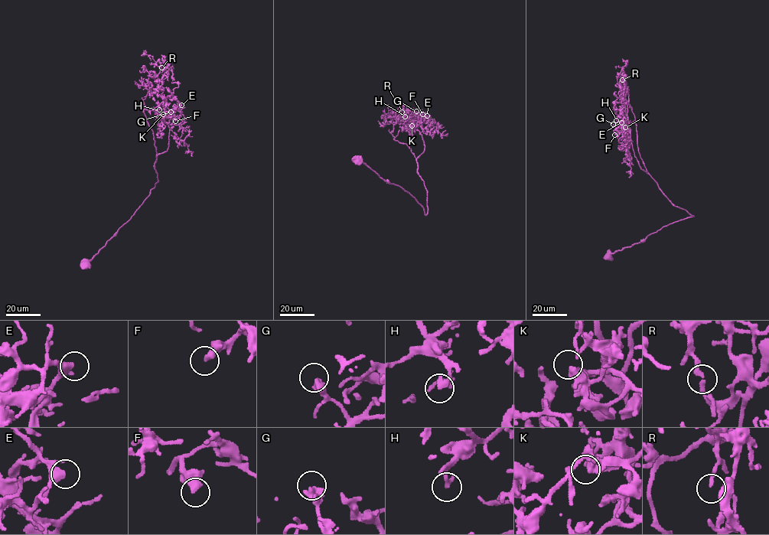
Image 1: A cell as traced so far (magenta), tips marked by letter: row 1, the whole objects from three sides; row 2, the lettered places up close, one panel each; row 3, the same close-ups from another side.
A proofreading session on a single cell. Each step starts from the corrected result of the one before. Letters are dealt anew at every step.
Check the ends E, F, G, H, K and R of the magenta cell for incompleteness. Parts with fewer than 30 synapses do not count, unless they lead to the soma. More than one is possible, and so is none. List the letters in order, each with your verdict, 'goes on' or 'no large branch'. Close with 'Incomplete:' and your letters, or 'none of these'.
E: goes on
F: no large branch
G: no large branch
H: no large branch
K: no large branch
R: no large branch
Incomplete: E

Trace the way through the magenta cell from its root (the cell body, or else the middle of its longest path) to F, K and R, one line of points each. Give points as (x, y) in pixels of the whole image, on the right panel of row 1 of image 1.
F: (608, 256), (693, 216), (675, 206), (641, 168), (630, 130), (614, 135)
K: (608, 256), (693, 216), (675, 206), (641, 168), (630, 130), (625, 127)
R: (608, 256), (693, 216), (675, 206), (639, 165), (631, 143), (628, 96), (621, 74), (622, 79)

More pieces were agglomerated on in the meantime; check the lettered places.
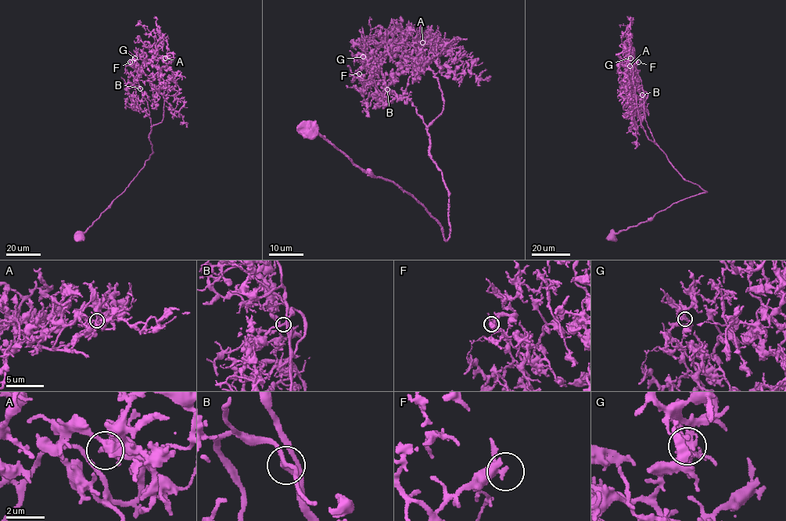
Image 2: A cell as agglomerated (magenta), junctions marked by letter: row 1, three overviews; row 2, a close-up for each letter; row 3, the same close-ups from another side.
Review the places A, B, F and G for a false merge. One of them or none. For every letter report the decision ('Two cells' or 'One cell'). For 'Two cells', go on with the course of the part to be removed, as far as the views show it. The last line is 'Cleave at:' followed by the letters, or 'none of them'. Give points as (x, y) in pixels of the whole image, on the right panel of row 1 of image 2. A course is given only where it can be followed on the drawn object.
A: One cell
B: One cell
F: One cell
G: One cell
Cleave at: none of them

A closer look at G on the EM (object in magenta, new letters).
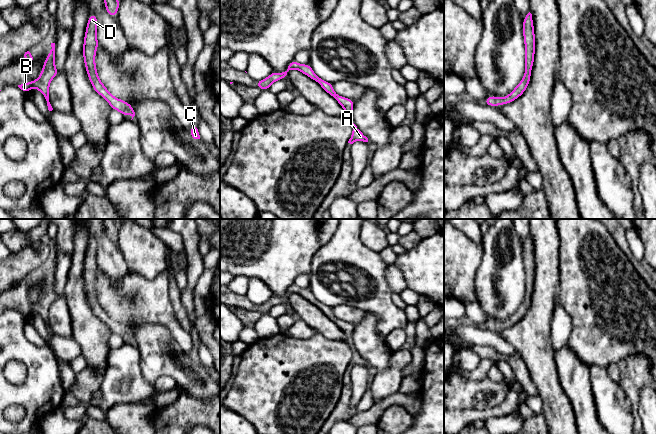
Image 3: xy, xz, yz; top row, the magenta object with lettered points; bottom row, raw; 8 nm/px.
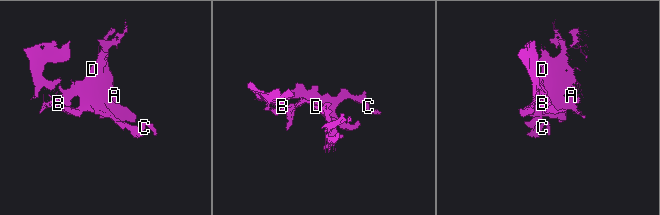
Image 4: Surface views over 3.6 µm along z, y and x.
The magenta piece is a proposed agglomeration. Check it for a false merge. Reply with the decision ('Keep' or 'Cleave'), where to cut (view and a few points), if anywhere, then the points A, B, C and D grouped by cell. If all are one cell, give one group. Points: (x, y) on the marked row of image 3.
Keep. No split. Groups: A B C D

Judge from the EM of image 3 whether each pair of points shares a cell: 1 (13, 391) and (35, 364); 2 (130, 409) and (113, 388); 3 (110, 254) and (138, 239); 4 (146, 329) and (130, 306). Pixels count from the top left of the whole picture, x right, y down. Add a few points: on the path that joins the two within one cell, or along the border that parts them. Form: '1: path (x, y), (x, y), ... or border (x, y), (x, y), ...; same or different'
1: path (22, 390), (35, 377), (35, 373); same
2: border (140, 401), (119, 402), (105, 411); different
3: border (115, 241), (129, 269); different
4: border (164, 326), (138, 323), (131, 328); different

